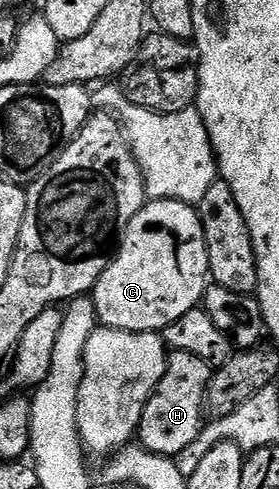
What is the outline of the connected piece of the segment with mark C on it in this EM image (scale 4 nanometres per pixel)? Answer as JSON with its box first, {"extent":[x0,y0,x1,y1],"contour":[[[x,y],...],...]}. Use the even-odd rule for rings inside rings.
{"extent":[93,198,209,332],"contour":[[[157,198],[148,201],[137,212],[137,216],[133,216],[133,220],[129,220],[129,224],[123,229],[123,237],[119,239],[119,249],[115,251],[111,263],[107,265],[105,272],[101,272],[101,276],[97,280],[93,291],[93,299],[98,325],[117,328],[118,330],[128,330],[129,332],[161,332],[169,324],[173,324],[173,320],[181,320],[181,316],[185,316],[185,312],[196,309],[202,303],[203,293],[207,290],[208,285],[209,252],[205,248],[205,232],[201,228],[198,209],[190,202],[178,202],[172,198]]]}

